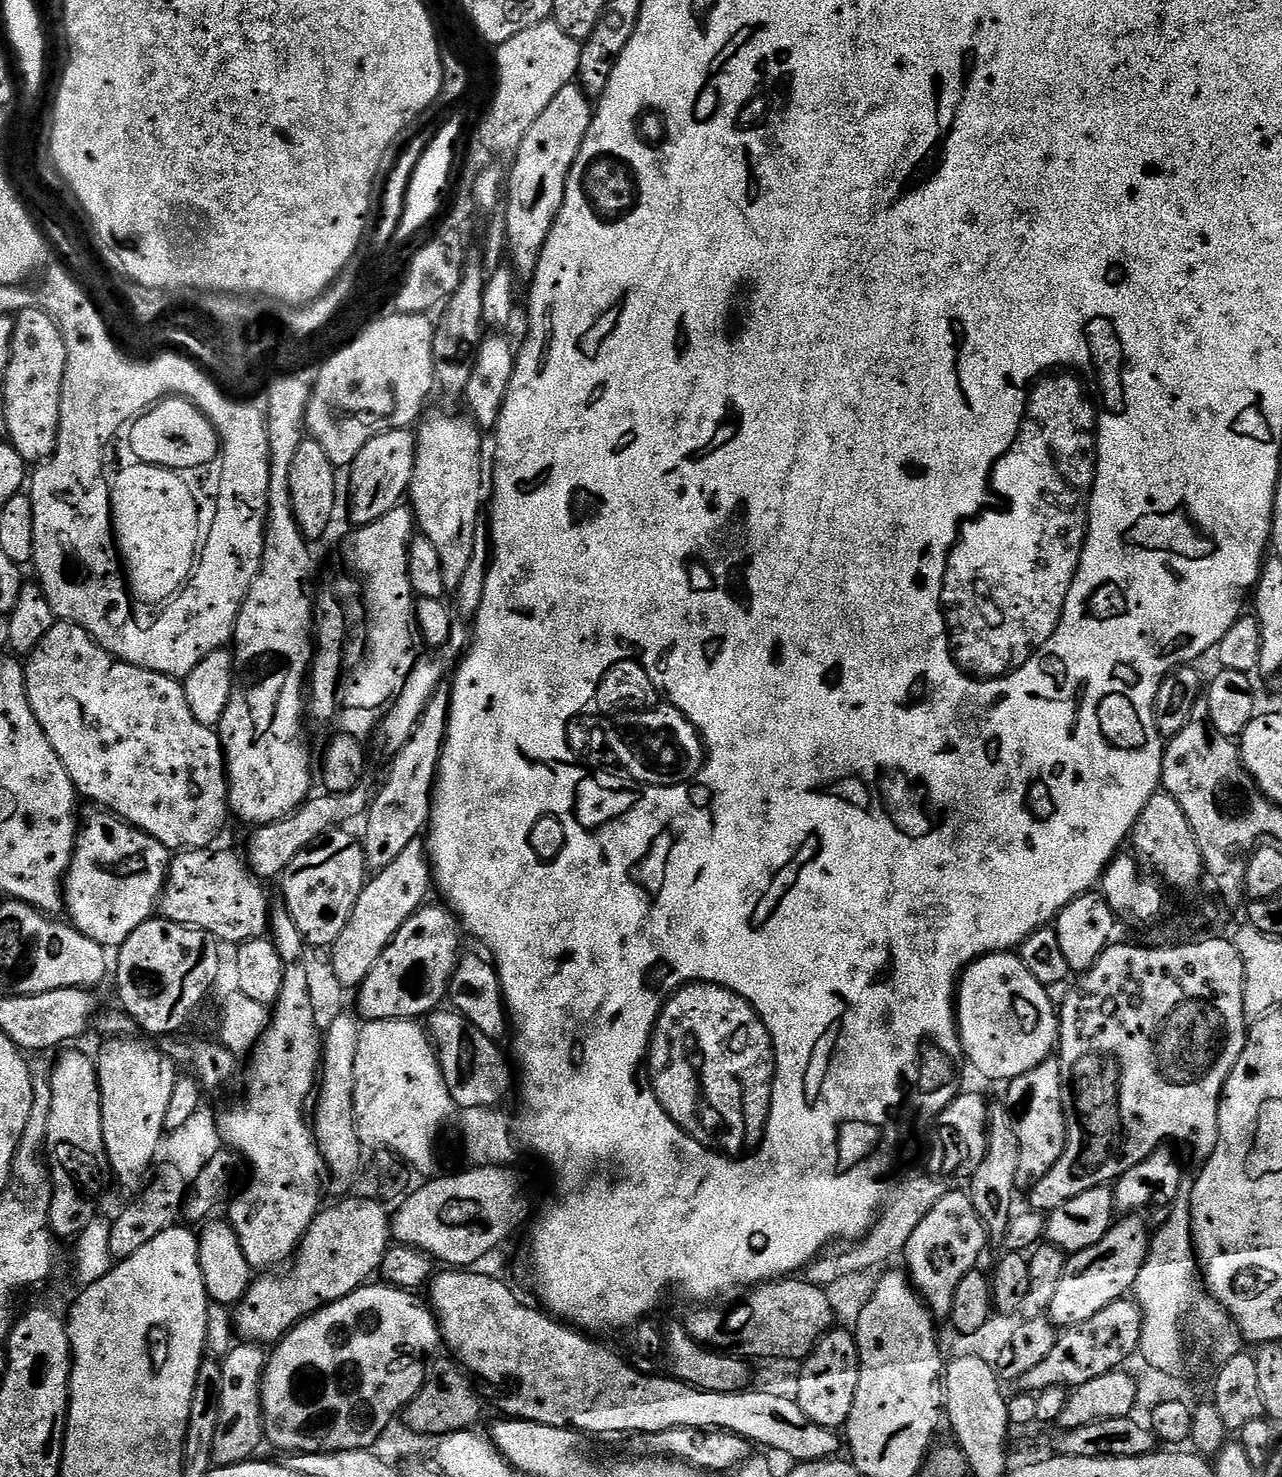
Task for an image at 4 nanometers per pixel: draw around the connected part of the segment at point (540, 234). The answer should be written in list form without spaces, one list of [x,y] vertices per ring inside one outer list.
[[[579,83],[562,86],[562,90],[554,94],[550,106],[538,114],[534,126],[526,130],[526,138],[522,138],[511,157],[512,169],[506,172],[506,256],[517,277],[532,277],[538,266],[542,246],[546,246],[558,210],[562,210],[566,178],[570,178],[574,158],[578,158],[578,150],[582,150],[593,111],[593,101],[580,89]]]

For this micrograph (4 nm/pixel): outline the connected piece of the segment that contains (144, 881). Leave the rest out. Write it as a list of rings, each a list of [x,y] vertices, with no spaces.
[[[103,810],[92,811],[96,812],[90,813],[85,820],[83,817],[82,827],[76,833],[72,865],[64,877],[64,907],[72,927],[86,934],[86,938],[98,942],[105,950],[116,950],[126,942],[126,938],[130,938],[130,934],[134,934],[134,930],[138,930],[138,926],[153,919],[168,876],[170,849],[119,816]]]

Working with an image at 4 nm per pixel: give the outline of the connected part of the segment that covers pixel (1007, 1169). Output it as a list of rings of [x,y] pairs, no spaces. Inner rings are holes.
[[[993,1103],[988,1116],[988,1149],[982,1158],[982,1162],[978,1167],[971,1169],[972,1185],[966,1188],[969,1198],[974,1202],[974,1210],[978,1214],[980,1221],[984,1223],[984,1229],[988,1232],[988,1239],[992,1242],[1003,1242],[1006,1238],[1006,1230],[1010,1226],[1014,1215],[1014,1207],[1012,1203],[1016,1200],[1016,1191],[1018,1185],[1018,1154],[1020,1147],[1018,1146],[1018,1134],[1016,1133],[1016,1122],[1011,1111],[1008,1112],[1002,1105]]]

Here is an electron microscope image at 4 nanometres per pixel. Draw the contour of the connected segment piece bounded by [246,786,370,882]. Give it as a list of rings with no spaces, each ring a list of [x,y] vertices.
[[[361,786],[349,792],[313,795],[304,801],[304,805],[294,815],[257,827],[253,831],[256,833],[248,840],[248,852],[246,851],[246,863],[252,869],[252,875],[260,882],[269,882],[272,879],[275,881],[284,875],[284,871],[298,854],[311,848],[321,837],[337,826],[347,825],[347,820],[352,820],[355,816],[363,817],[370,803],[370,792],[366,788]]]

